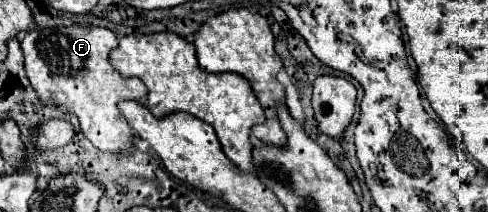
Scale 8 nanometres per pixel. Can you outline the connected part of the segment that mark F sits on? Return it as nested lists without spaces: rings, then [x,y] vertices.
[[[72,25],[72,27],[34,29],[34,31],[28,31],[28,33],[22,35],[20,47],[22,47],[24,59],[26,59],[26,75],[28,75],[34,91],[38,93],[38,97],[42,99],[44,105],[72,109],[78,115],[82,133],[100,151],[118,153],[118,151],[124,151],[124,149],[130,147],[134,131],[130,129],[130,125],[126,123],[126,119],[122,117],[122,113],[118,111],[116,105],[120,101],[124,101],[124,99],[142,99],[146,95],[146,87],[142,85],[140,79],[124,77],[110,65],[108,53],[114,47],[118,47],[118,39],[110,29],[98,27],[98,25]]]

